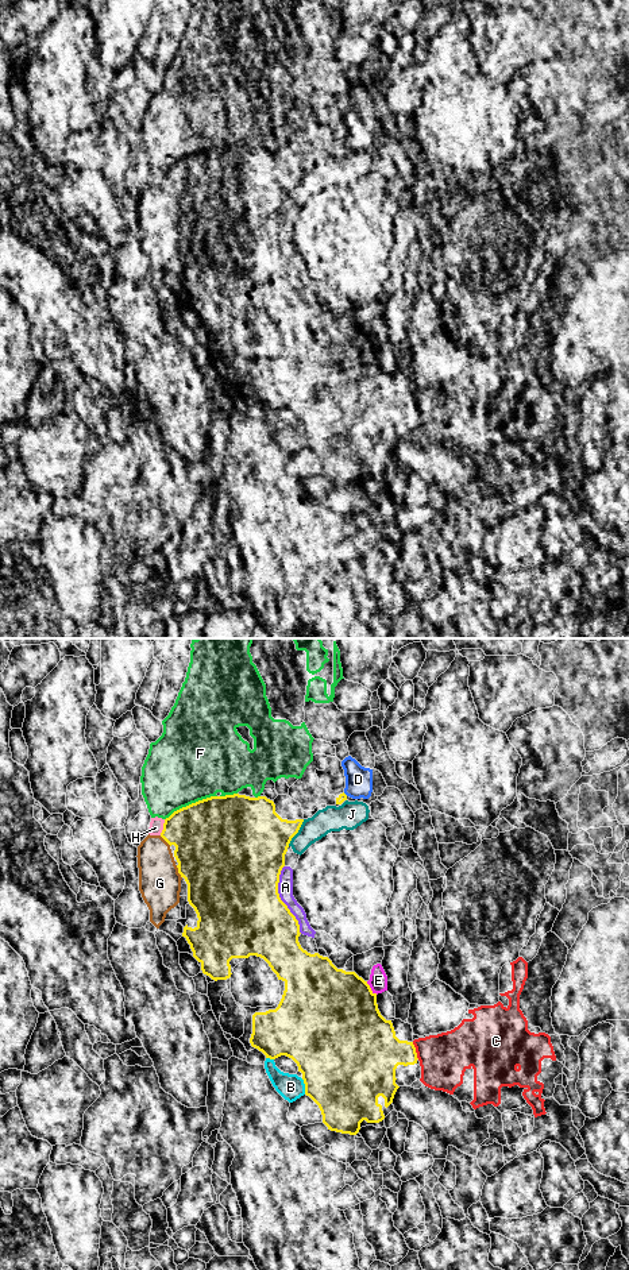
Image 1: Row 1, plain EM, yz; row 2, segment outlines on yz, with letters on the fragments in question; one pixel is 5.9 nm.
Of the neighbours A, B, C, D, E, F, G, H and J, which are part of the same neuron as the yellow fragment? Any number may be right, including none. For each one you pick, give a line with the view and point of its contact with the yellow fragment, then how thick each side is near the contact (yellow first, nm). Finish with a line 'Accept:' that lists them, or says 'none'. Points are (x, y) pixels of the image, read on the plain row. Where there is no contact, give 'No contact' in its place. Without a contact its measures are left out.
Accept: none

